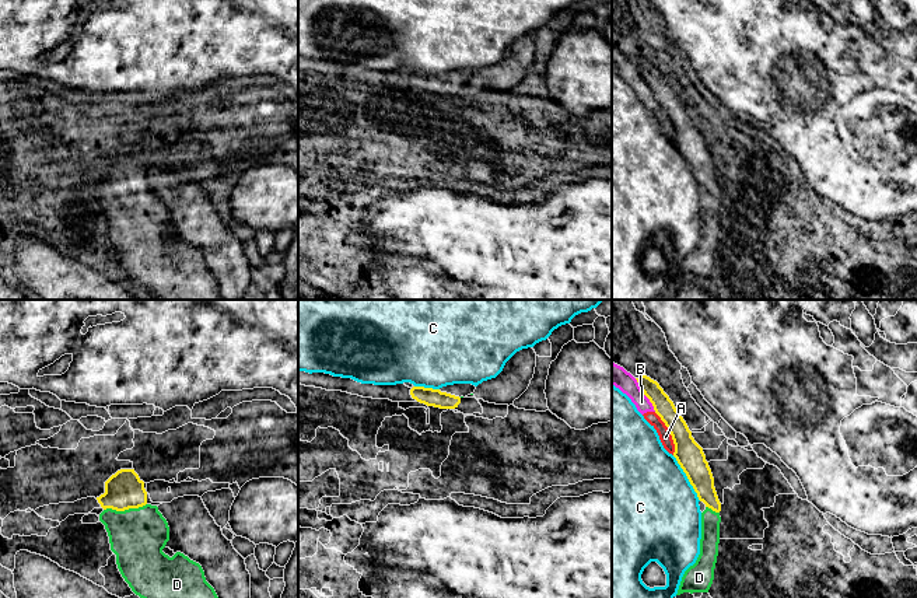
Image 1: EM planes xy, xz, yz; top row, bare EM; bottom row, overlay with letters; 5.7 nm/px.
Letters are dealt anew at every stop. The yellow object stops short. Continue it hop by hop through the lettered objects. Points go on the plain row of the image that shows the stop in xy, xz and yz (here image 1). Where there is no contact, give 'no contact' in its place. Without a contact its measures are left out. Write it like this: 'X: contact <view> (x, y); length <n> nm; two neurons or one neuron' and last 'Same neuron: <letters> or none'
A: contact yz (669, 118); length 280 nm; two neurons
B: contact yz (644, 80); length 220 nm; two neurons
C: contact yz (688, 164); length 300 nm; two neurons
D: contact xy (125, 195); length 260 nm; one neuron
Same neuron: D

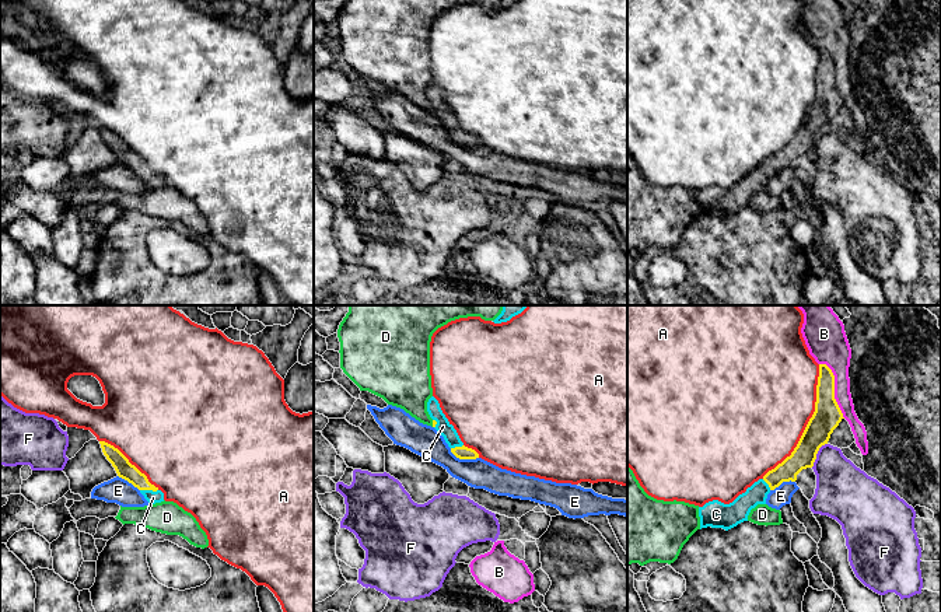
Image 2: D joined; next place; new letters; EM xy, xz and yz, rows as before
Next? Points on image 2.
A: contact yz (808, 109); length 750 nm; two neurons
B: contact yz (833, 74); length 360 nm; two neurons
C: contact xy (149, 175); length 100 nm; one neuron
D: contact xz (433, 109); length 40 nm; two neurons
E: contact xz (464, 144); length 180 nm; two neurons
F: contact yz (817, 139); length 170 nm; two neurons
Same neuron: C

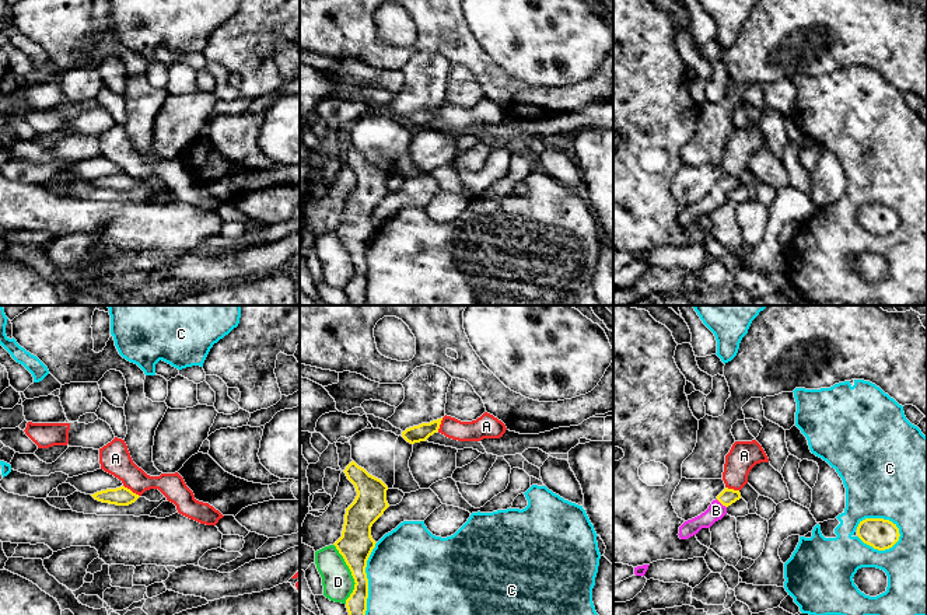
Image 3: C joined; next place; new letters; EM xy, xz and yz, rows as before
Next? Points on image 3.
A: contact xy (130, 177); length 120 nm; two neurons
B: contact yz (721, 189); length 80 nm; one neuron
C: contact yz (881, 205); length 260 nm; two neurons
D: contact xz (352, 259); length 360 nm; two neurons
Same neuron: B

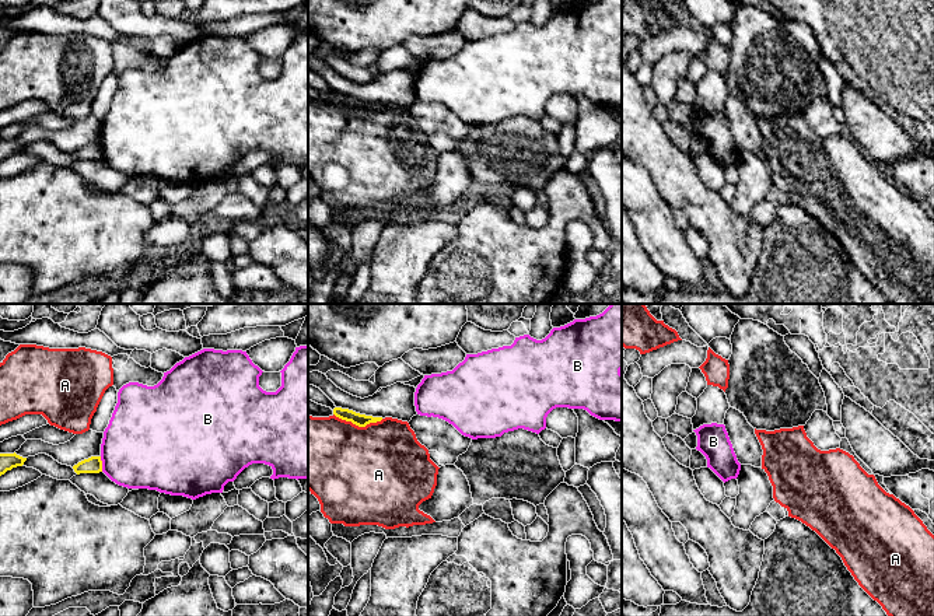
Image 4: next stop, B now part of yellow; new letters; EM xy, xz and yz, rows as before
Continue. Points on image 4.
A: contact xz (359, 112); length 280 nm; two neurons
B: contact xy (101, 150); length 90 nm; two neurons
Same neuron: none

